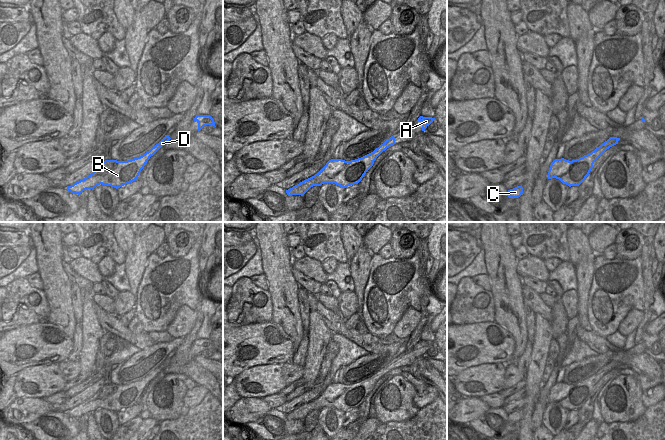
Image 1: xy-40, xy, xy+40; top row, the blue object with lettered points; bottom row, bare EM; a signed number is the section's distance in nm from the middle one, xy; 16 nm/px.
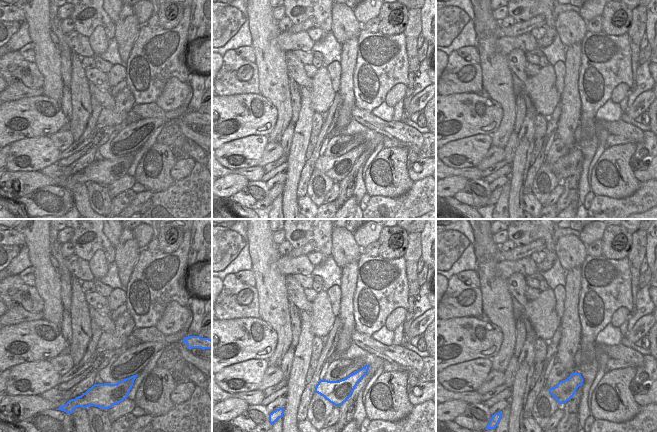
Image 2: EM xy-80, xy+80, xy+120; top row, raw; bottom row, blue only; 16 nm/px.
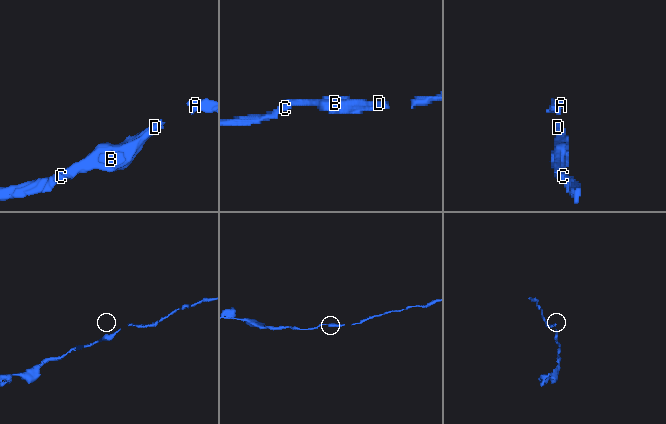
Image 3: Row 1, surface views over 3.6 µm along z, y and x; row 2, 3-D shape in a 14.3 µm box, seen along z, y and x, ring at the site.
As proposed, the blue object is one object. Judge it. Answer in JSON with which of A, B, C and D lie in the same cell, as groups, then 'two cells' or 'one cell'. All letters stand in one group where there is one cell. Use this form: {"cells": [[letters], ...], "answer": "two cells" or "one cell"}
{"cells": [["A", "B", "C", "D"]], "answer": "one cell"}

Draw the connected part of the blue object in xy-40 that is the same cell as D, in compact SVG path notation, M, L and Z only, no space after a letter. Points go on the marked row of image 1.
M165 135L165 137L148 152L131 160L105 160L92 174L73 185L68 186L67 190L71 193L80 195L84 190L94 189L100 184L111 186L116 189L129 184L138 179L141 170L150 157L168 143L170 139L169 135Z

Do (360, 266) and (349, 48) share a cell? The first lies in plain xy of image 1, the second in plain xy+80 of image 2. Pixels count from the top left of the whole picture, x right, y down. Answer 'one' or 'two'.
one

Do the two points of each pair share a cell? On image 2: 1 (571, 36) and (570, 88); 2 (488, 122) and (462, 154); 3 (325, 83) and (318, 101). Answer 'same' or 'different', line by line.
1: different
2: different
3: same

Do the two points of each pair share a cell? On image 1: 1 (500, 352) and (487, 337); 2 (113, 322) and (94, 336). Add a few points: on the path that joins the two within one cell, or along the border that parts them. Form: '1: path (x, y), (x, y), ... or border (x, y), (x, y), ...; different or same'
1: path (496, 348), (488, 341); same
2: border (93, 306), (102, 329); different

